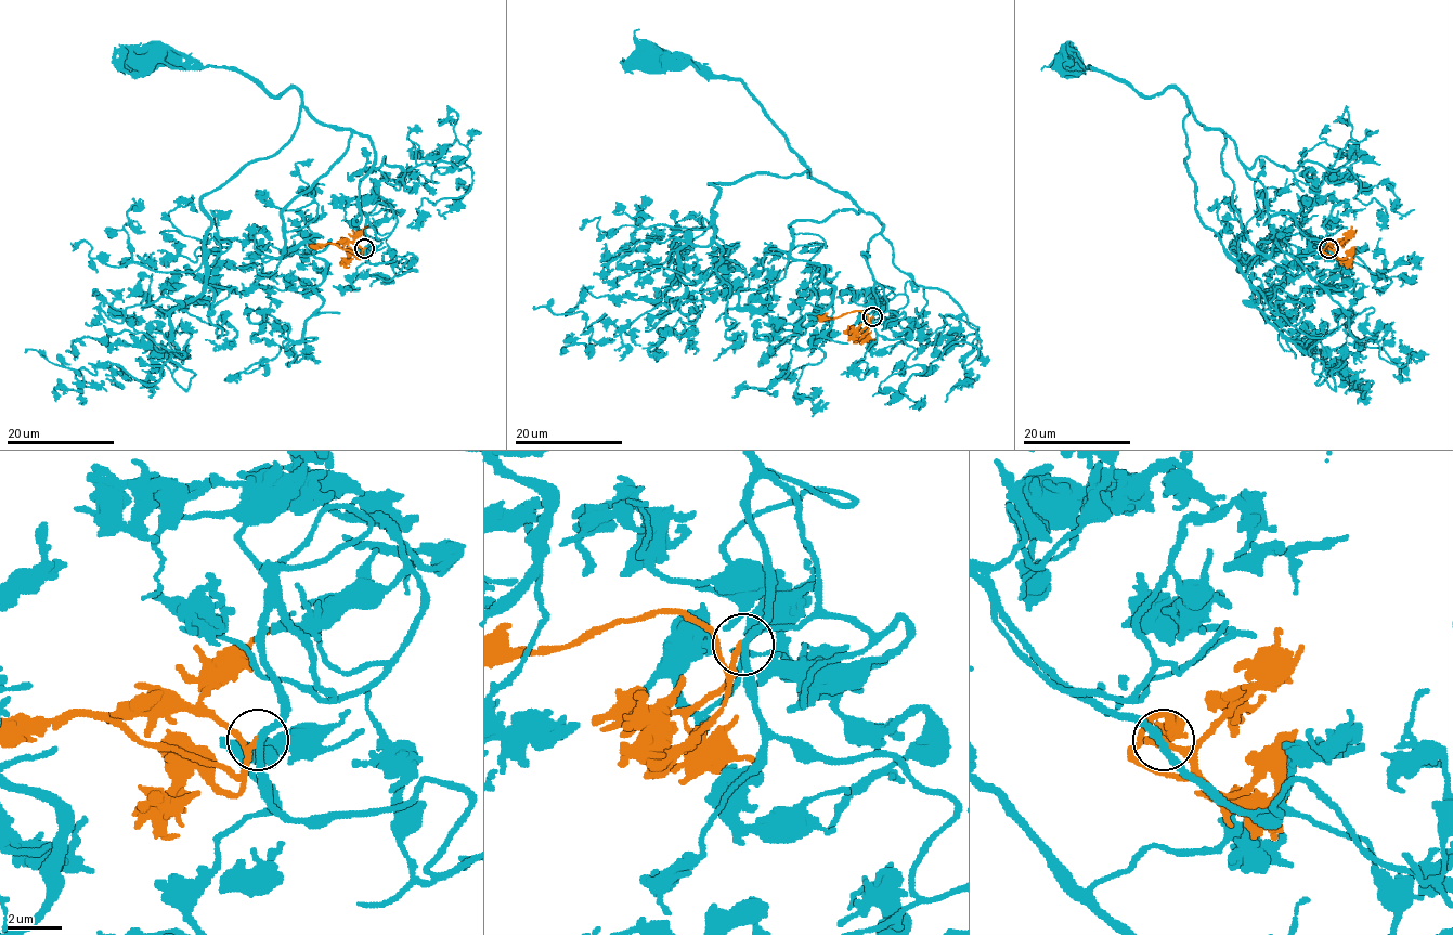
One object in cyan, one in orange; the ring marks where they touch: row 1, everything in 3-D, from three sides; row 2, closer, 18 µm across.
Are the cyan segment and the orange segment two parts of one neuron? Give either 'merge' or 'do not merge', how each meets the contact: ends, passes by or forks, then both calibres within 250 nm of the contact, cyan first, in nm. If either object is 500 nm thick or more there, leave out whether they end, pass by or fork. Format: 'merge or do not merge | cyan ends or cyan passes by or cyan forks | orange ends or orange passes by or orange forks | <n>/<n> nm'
merge | cyan passes by | orange ends | 260/240 nm

